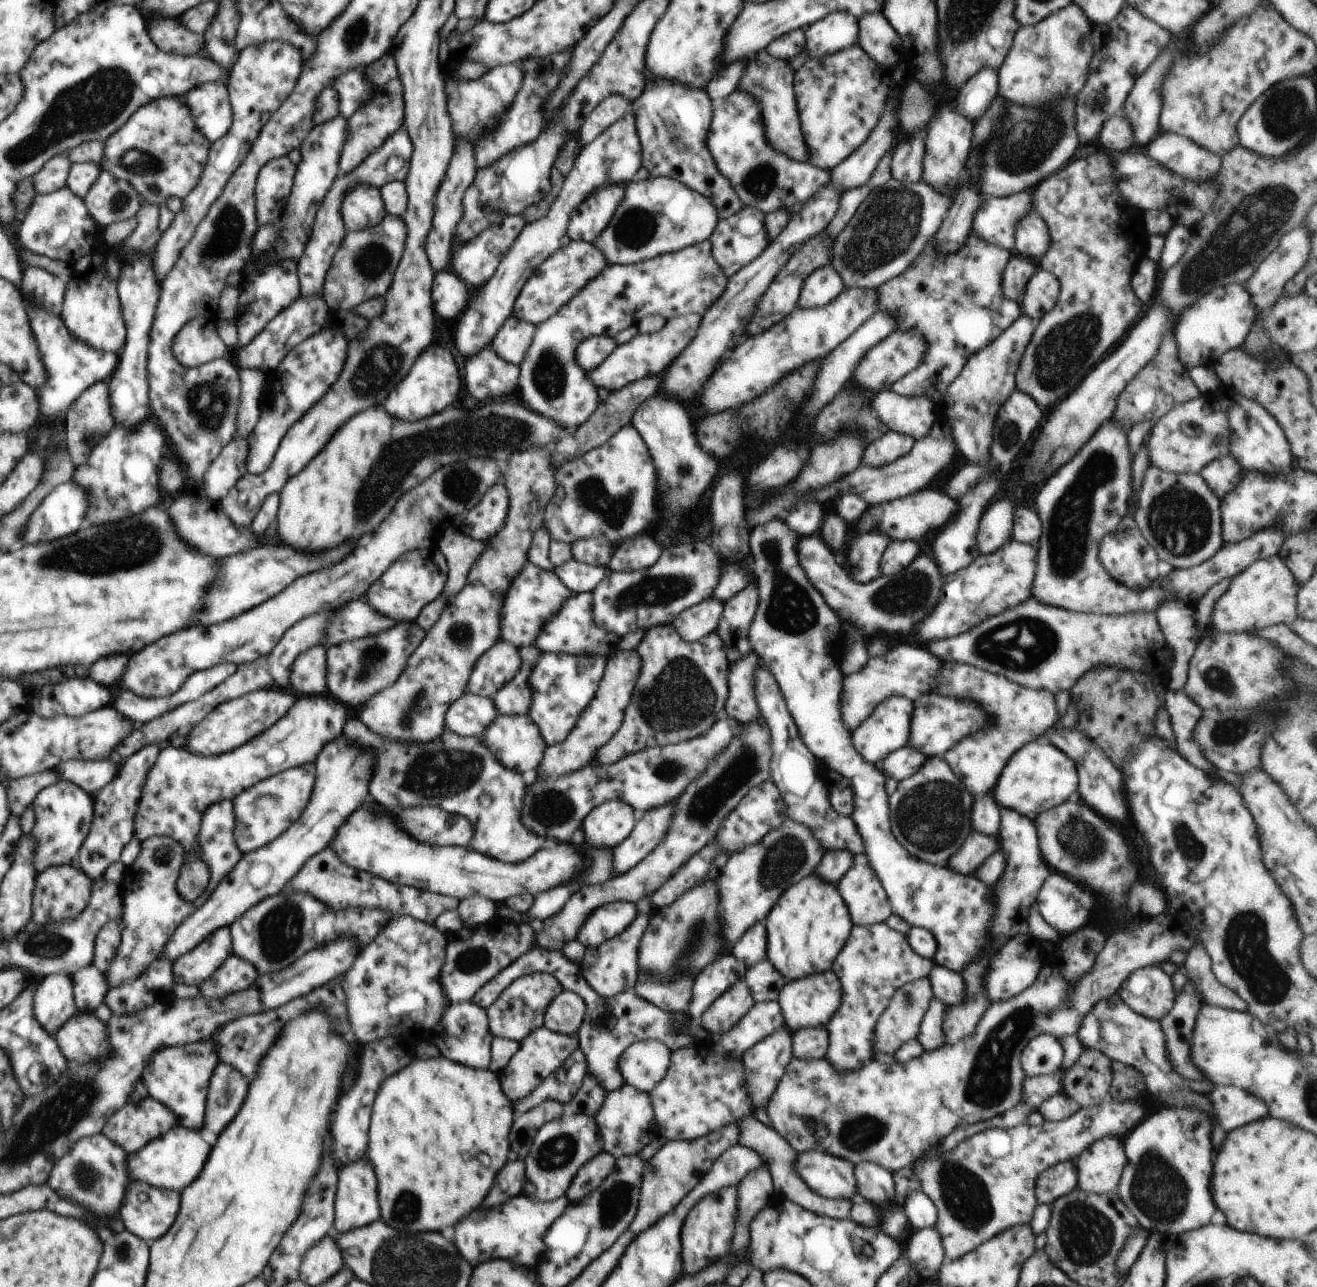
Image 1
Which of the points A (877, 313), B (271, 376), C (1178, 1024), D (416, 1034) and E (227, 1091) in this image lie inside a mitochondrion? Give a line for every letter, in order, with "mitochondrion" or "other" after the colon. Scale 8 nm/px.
A: other
B: other
C: other
D: other
E: mitochondrion

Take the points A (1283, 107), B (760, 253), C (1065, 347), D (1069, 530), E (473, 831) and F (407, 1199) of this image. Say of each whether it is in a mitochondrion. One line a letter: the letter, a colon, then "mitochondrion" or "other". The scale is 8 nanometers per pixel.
A: mitochondrion
B: other
C: mitochondrion
D: mitochondrion
E: other
F: mitochondrion

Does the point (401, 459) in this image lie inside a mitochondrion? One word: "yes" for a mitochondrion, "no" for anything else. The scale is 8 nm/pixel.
yes

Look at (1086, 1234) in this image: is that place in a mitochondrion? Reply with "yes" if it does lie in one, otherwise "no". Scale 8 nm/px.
yes

